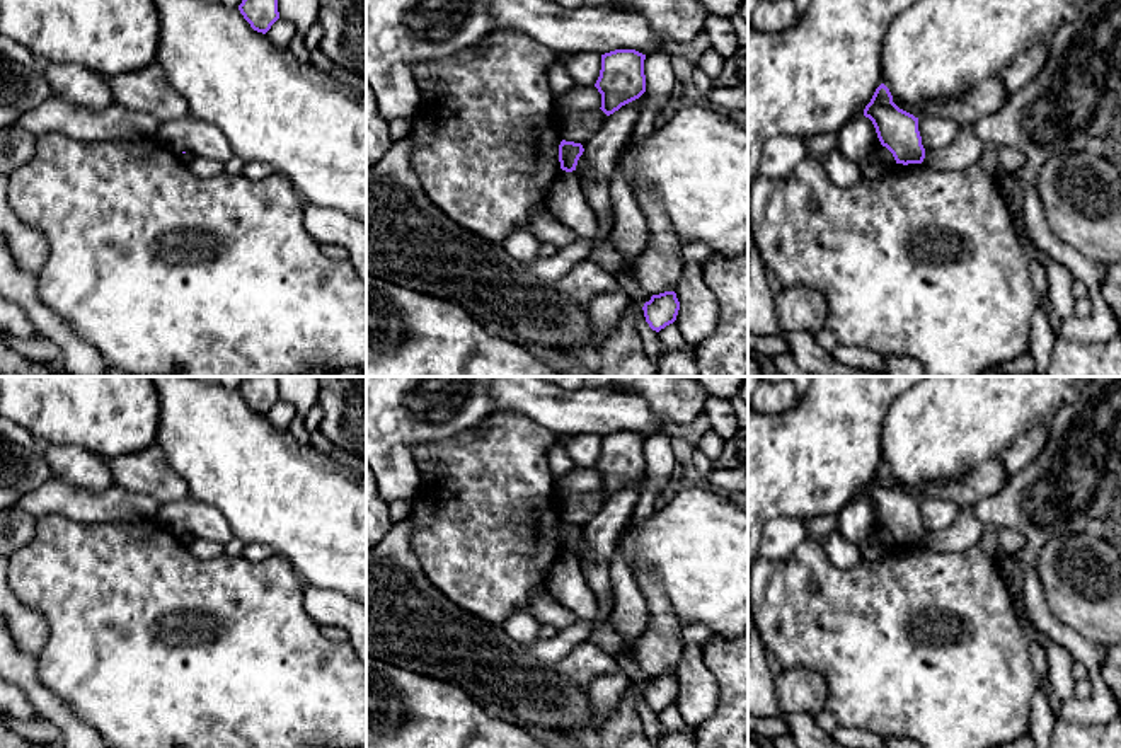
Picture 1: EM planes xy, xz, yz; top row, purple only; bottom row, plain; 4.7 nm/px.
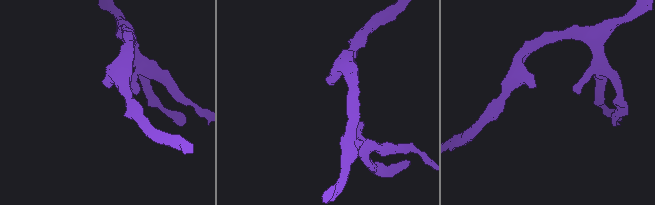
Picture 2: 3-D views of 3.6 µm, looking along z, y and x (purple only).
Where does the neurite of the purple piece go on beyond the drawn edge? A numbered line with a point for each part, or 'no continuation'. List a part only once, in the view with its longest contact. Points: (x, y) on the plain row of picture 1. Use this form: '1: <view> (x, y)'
no continuation

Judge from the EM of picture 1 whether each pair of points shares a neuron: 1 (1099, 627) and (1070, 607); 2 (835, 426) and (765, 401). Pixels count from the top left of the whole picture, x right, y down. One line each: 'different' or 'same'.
1: same
2: different

